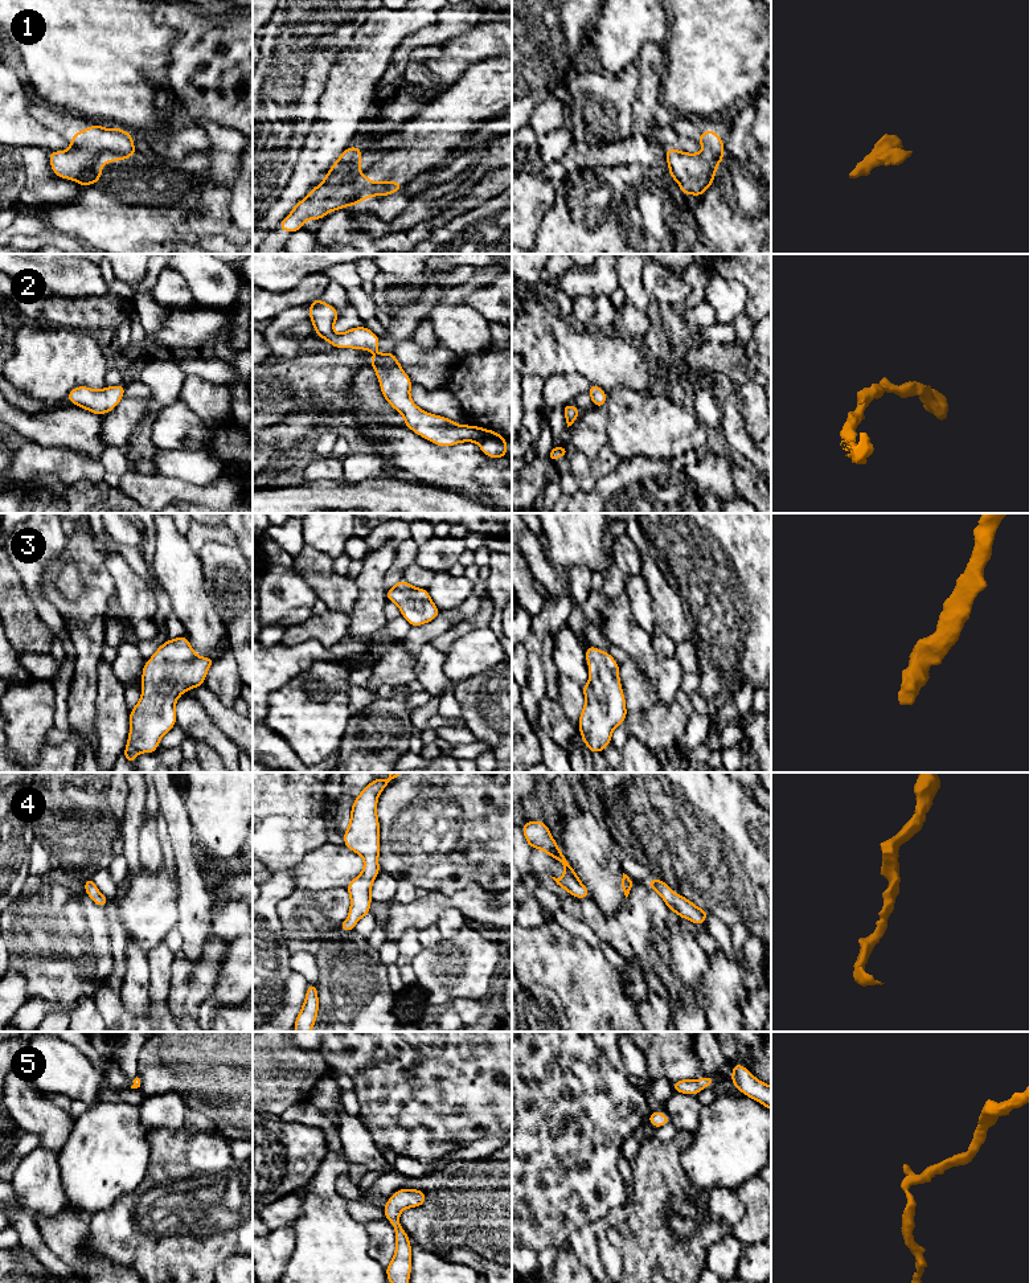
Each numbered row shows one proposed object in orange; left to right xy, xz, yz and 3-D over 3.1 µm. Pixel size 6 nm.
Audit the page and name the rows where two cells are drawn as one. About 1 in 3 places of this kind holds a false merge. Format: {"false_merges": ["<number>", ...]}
{"false_merges": []}

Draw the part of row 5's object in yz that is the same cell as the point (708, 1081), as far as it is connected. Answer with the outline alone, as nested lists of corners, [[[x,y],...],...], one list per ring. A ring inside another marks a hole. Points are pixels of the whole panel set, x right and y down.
[[[708,1075],[701,1079],[680,1079],[673,1082],[673,1091],[689,1095],[697,1095],[704,1087],[709,1087],[714,1083],[713,1075]]]

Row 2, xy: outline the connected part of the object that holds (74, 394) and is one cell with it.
[[[126,384],[119,386],[106,386],[102,390],[94,390],[87,386],[71,389],[66,397],[71,403],[86,409],[97,415],[114,410],[124,397]]]

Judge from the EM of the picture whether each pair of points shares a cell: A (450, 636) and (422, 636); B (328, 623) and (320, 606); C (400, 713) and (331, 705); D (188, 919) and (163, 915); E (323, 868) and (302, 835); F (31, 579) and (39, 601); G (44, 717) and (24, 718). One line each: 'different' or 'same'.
A: different
B: different
C: different
D: different
E: different
F: same
G: same

